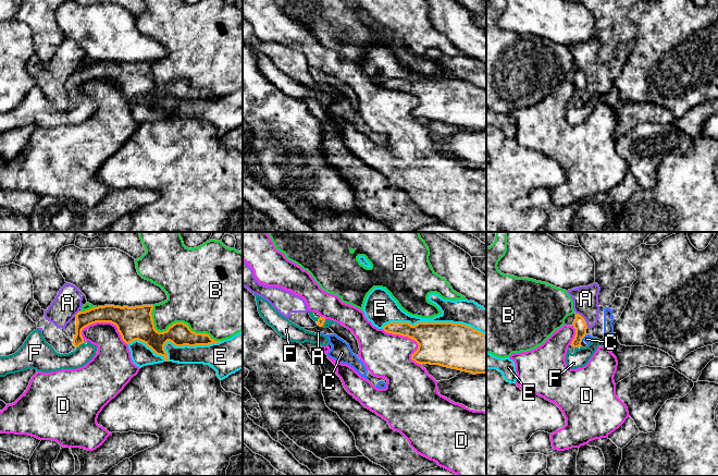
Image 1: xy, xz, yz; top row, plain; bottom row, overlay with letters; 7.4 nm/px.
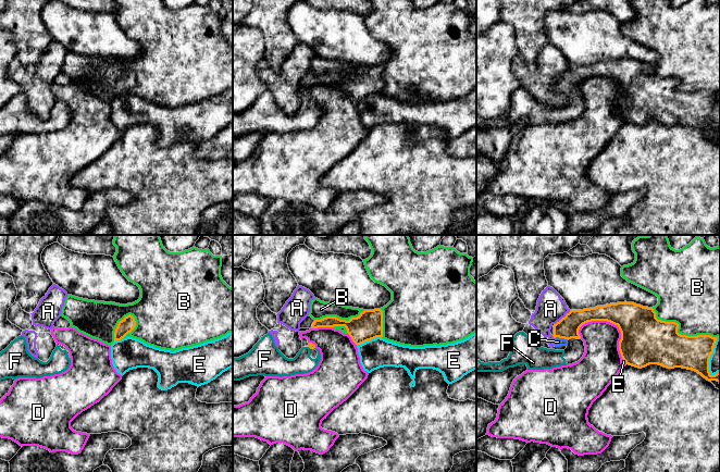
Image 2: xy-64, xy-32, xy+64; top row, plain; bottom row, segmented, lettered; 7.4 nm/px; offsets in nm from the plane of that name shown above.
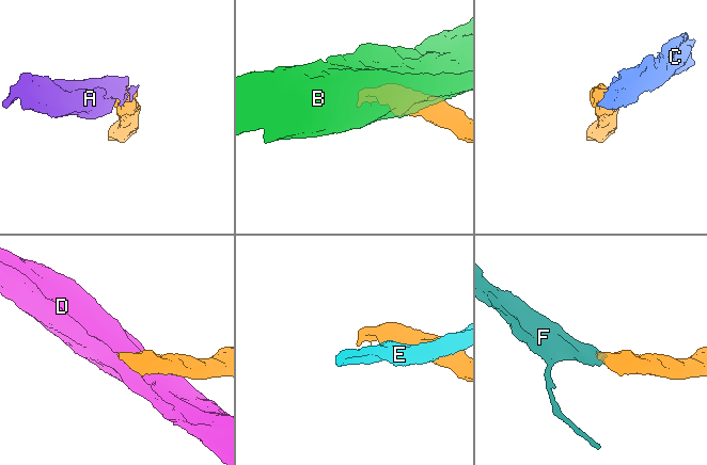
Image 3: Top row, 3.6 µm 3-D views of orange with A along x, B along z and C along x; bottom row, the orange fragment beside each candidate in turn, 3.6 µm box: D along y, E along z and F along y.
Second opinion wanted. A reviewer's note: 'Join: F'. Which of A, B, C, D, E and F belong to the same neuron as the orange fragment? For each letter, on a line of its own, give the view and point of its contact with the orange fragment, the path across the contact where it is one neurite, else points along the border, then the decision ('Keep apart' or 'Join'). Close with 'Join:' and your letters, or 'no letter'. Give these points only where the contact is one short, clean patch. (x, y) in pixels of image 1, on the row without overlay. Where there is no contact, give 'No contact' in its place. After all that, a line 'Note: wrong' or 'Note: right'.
A: Touches orange at yz (580, 71). Boundary: yz (577, 69), (584, 74). Keep apart
B: Touches orange at xy (176, 78). Keep apart
C: Touches orange at yz (583, 93). Boundary: yz (586, 90), (581, 96). Keep apart
D: Touches orange at xy (108, 77). Keep apart
E: Touches orange at xy (165, 98). Keep apart
F: Touches orange at xy (79, 100). Path across: xy (94, 71), (78, 84), (79, 100), (69, 117), (50, 117). Join
Join: F
Note: right

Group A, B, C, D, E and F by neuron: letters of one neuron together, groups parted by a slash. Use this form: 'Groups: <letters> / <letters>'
Groups: A C / B / D / E / F

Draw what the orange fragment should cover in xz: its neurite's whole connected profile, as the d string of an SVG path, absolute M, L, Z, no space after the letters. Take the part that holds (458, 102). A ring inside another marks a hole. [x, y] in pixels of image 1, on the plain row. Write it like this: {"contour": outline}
{"contour": "M389 78L383 83L387 89L408 93L418 99L418 106L411 111L411 115L418 120L440 121L466 129L486 130L486 90L474 86L470 82L453 78L418 78L411 82L409 78Z"}

